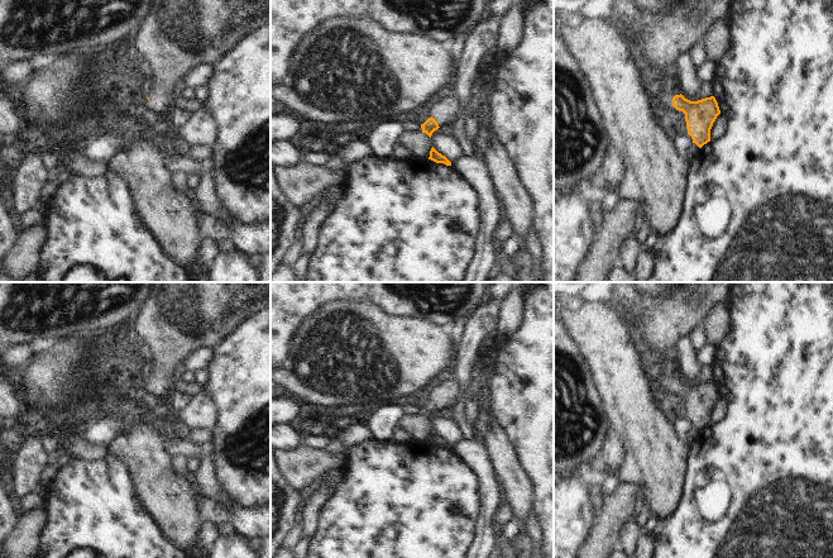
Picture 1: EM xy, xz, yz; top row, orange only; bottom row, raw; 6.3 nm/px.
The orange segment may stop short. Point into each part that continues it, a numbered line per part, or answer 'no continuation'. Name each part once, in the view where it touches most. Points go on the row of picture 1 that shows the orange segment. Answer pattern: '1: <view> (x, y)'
1: xz (446, 109)

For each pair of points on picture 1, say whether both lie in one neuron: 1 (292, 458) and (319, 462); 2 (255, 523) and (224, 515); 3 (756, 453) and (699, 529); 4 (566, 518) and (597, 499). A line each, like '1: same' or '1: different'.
1: same
2: same
3: same
4: different

